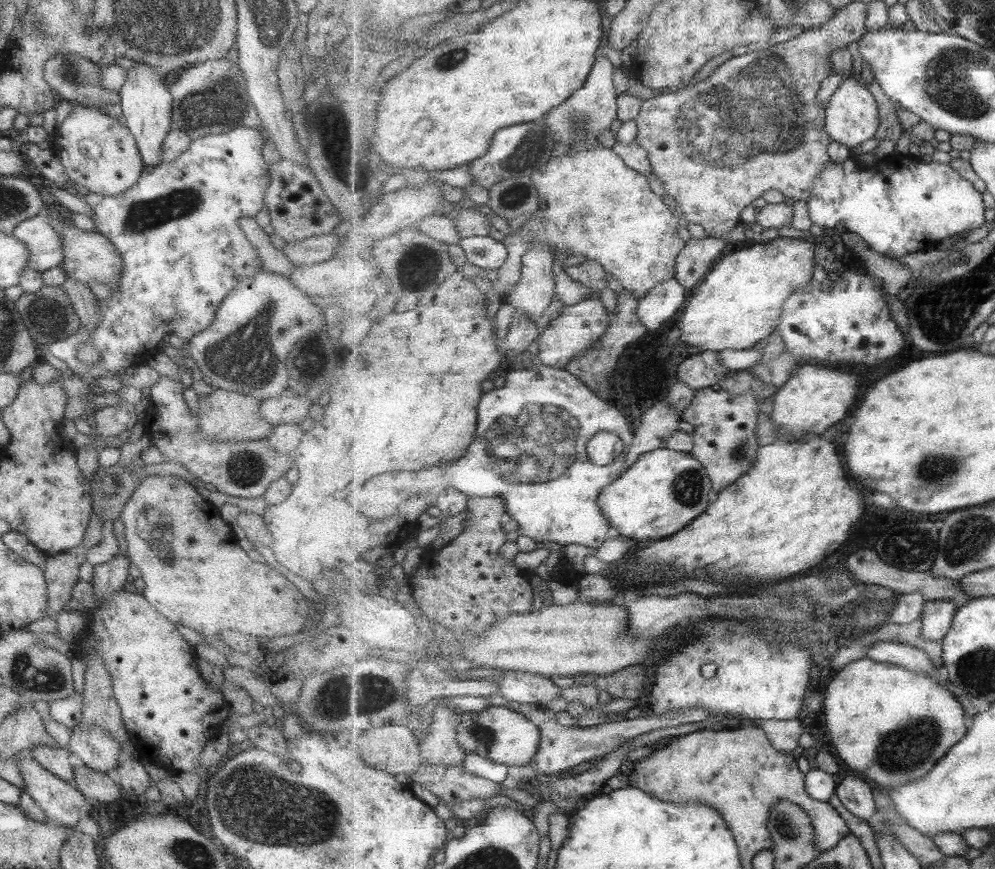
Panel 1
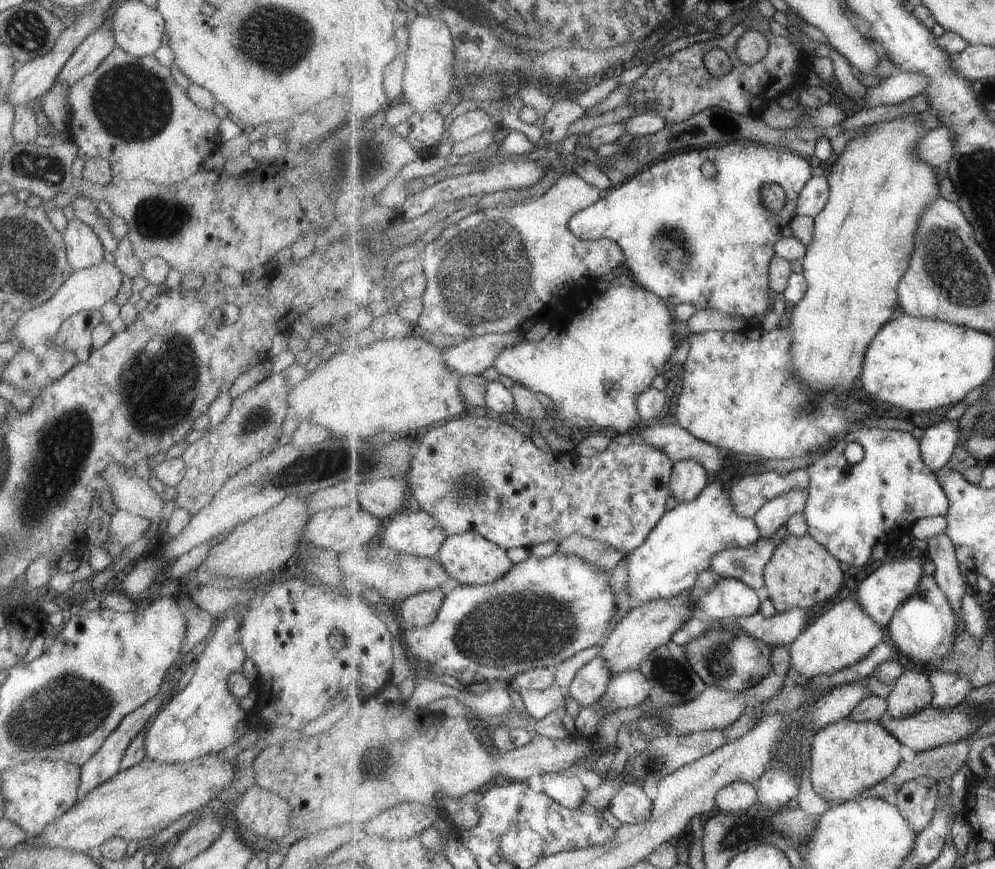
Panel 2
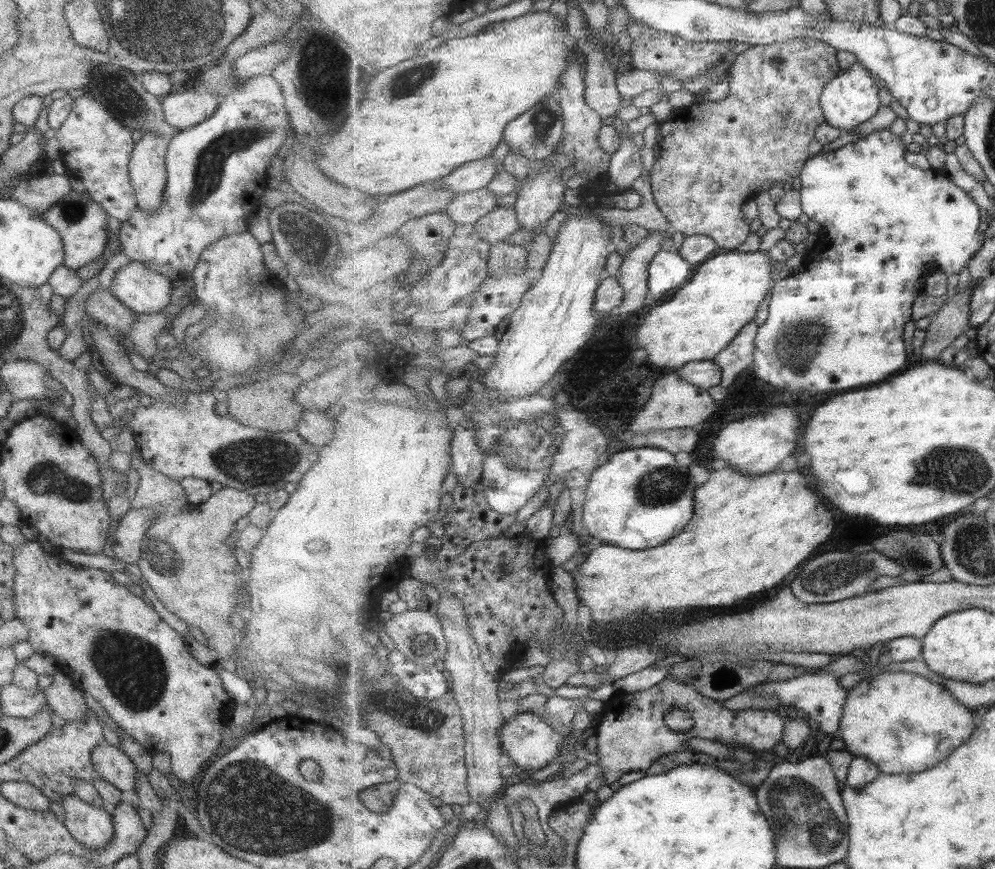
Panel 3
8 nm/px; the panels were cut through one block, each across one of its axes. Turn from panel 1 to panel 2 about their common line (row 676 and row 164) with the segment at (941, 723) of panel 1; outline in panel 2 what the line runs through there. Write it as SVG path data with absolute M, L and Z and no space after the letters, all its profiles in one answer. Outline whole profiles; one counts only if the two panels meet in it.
M917 113L901 115L898 118L889 119L869 126L869 131L862 135L857 135L849 141L847 148L839 155L832 166L830 173L830 199L825 208L816 216L816 225L814 237L811 244L808 244L808 253L803 259L803 273L808 278L807 294L797 303L792 312L789 313L789 325L793 328L792 337L792 367L797 366L797 374L810 386L810 389L816 391L846 391L853 386L858 385L862 370L864 369L865 357L869 350L869 345L873 339L880 333L887 322L891 321L897 306L900 306L900 282L906 275L911 262L911 254L915 250L916 238L919 235L919 228L928 206L942 196L940 189L940 179L943 170L935 168L932 164L925 162L916 153L918 142L929 132L922 123Z

